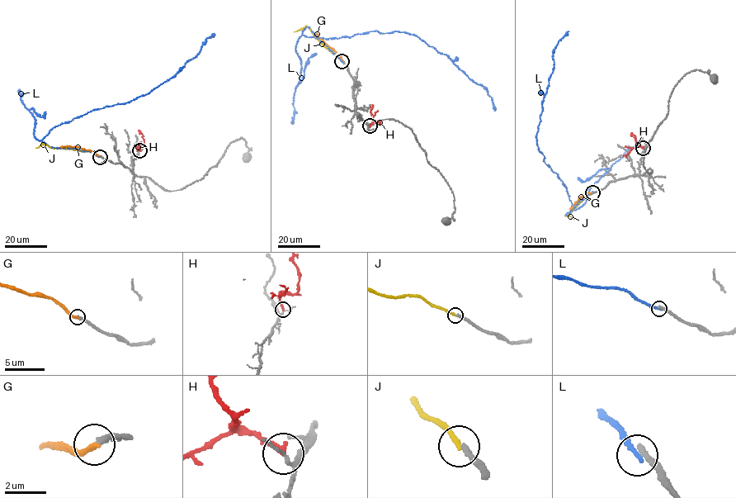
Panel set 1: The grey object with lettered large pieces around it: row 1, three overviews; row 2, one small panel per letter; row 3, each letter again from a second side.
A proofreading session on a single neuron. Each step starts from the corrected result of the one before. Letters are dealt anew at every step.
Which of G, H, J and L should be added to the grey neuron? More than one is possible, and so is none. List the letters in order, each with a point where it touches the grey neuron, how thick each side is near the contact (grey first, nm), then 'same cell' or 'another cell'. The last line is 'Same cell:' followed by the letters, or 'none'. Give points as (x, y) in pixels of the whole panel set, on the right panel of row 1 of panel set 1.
G: contact (592, 192); calibres 240 and 280 nm; another cell
H: contact (643, 148); calibres 110 and 260 nm; another cell
J: contact (592, 192); calibres 240 and 220 nm; another cell
L: contact (592, 192); calibres 300 and 240 nm; another cell
Same cell: none

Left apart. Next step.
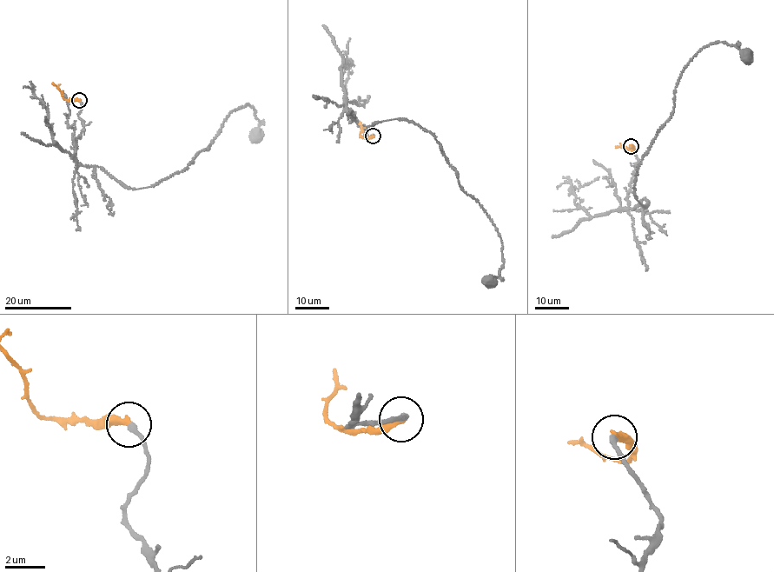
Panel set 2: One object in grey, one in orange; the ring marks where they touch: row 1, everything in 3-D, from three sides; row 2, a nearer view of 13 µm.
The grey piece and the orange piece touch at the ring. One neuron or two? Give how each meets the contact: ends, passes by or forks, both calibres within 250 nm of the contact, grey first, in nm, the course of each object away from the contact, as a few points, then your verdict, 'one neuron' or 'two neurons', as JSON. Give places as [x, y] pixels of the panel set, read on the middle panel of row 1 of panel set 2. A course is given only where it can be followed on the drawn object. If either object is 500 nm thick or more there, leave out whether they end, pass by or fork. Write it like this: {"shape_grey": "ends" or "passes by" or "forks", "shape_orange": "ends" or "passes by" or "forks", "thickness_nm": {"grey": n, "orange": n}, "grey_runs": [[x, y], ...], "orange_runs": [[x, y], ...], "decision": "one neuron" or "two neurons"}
{"shape_grey": "ends", "shape_orange": "ends", "thickness_nm": {"grey": 260, "orange": 360}, "grey_runs": [[373, 136], [365, 137], [345, 107], [367, 128], [402, 118], [435, 136], [501, 242], [503, 266], [490, 281]], "orange_runs": [[373, 136], [363, 138], [360, 136], [360, 123]], "decision": "one neuron"}

